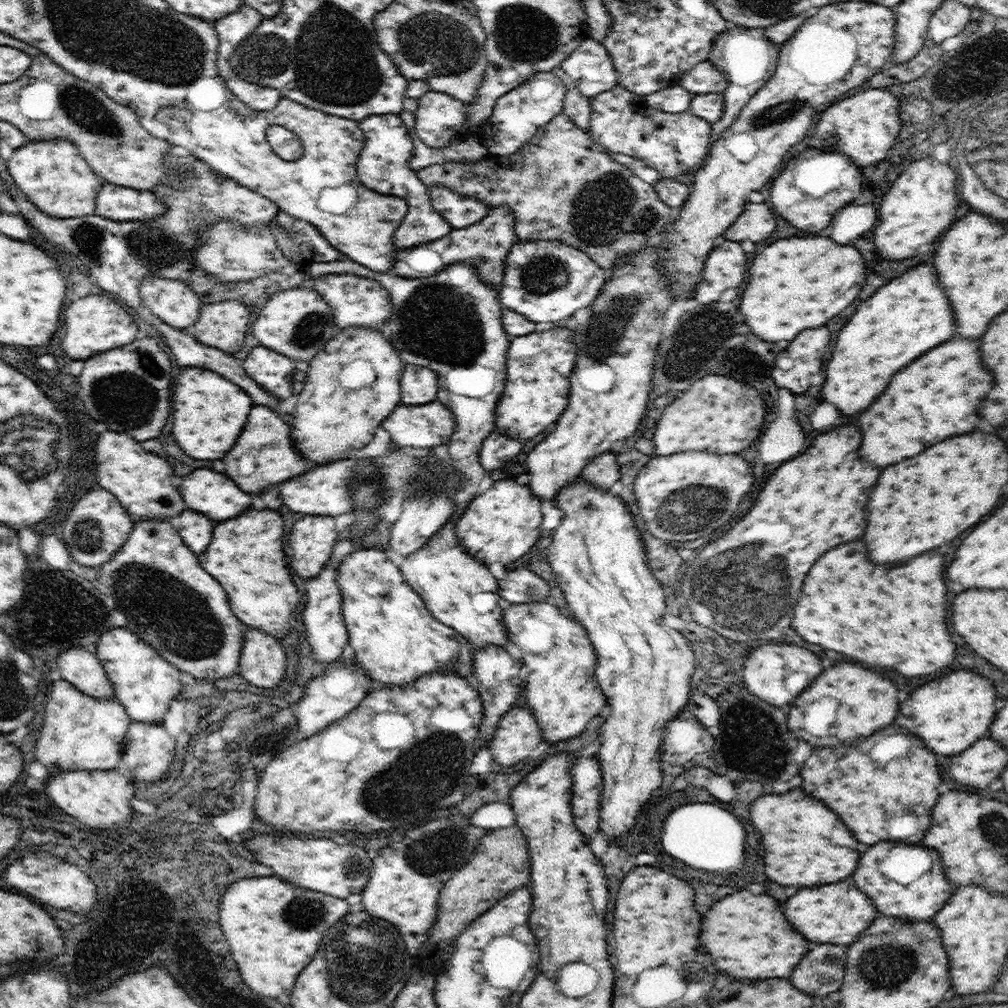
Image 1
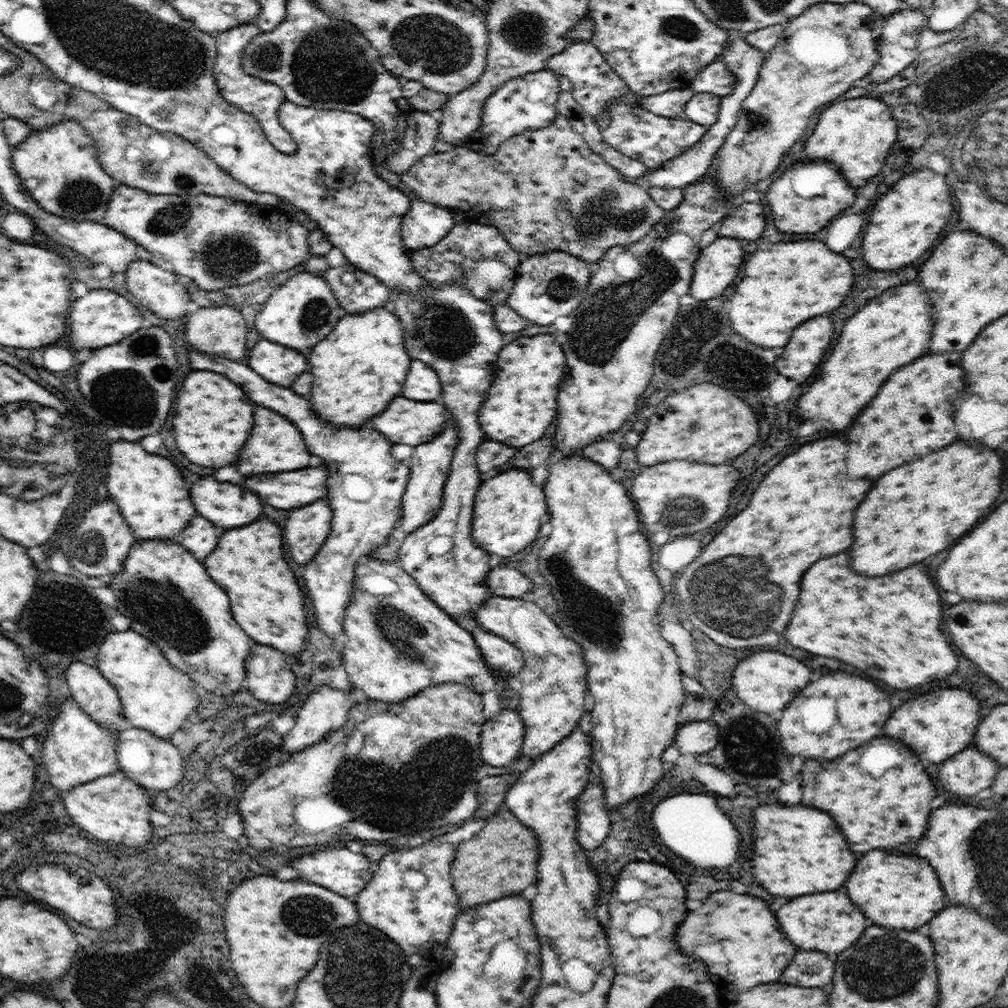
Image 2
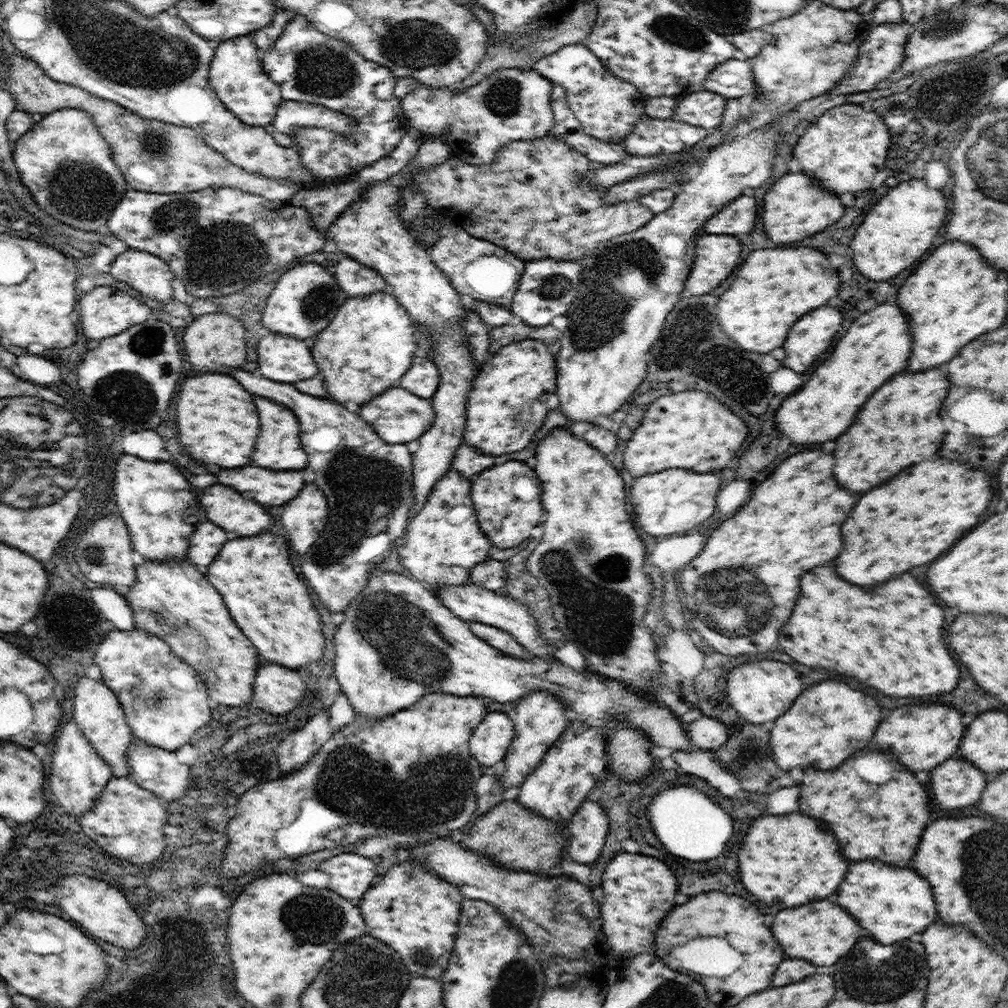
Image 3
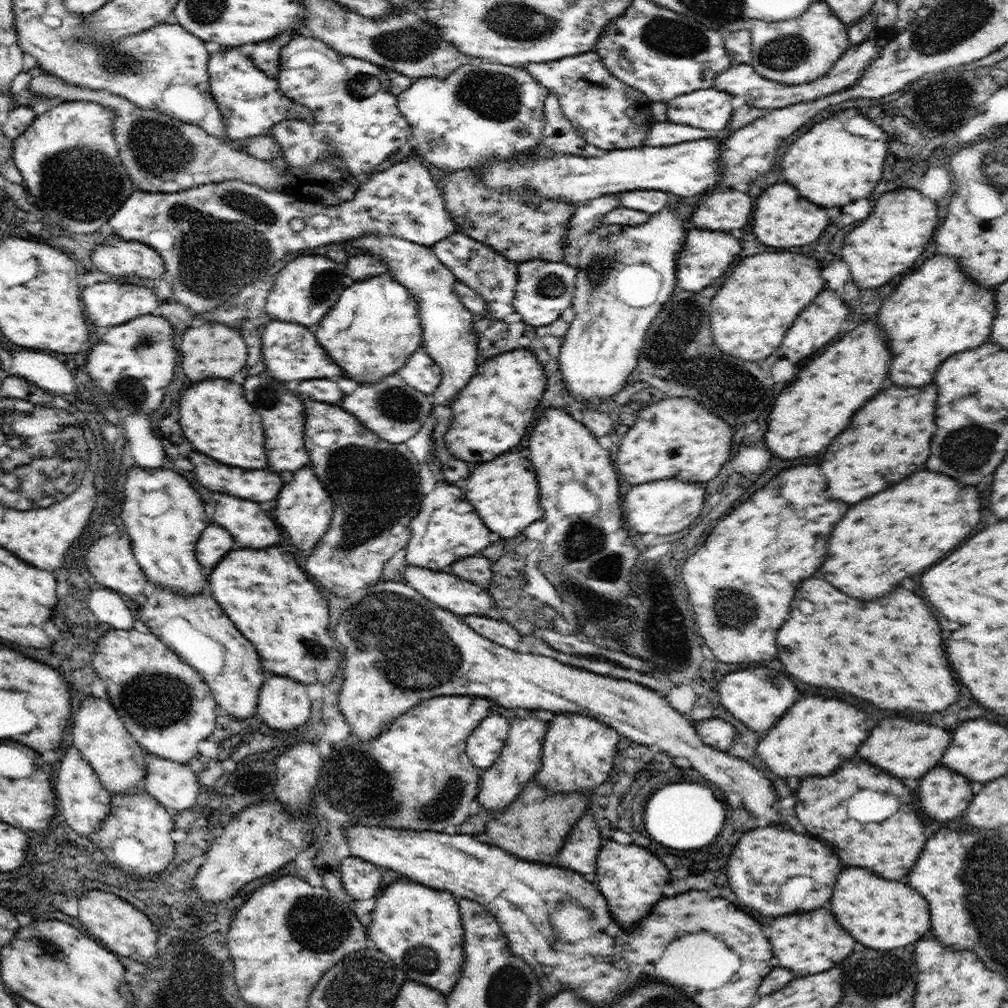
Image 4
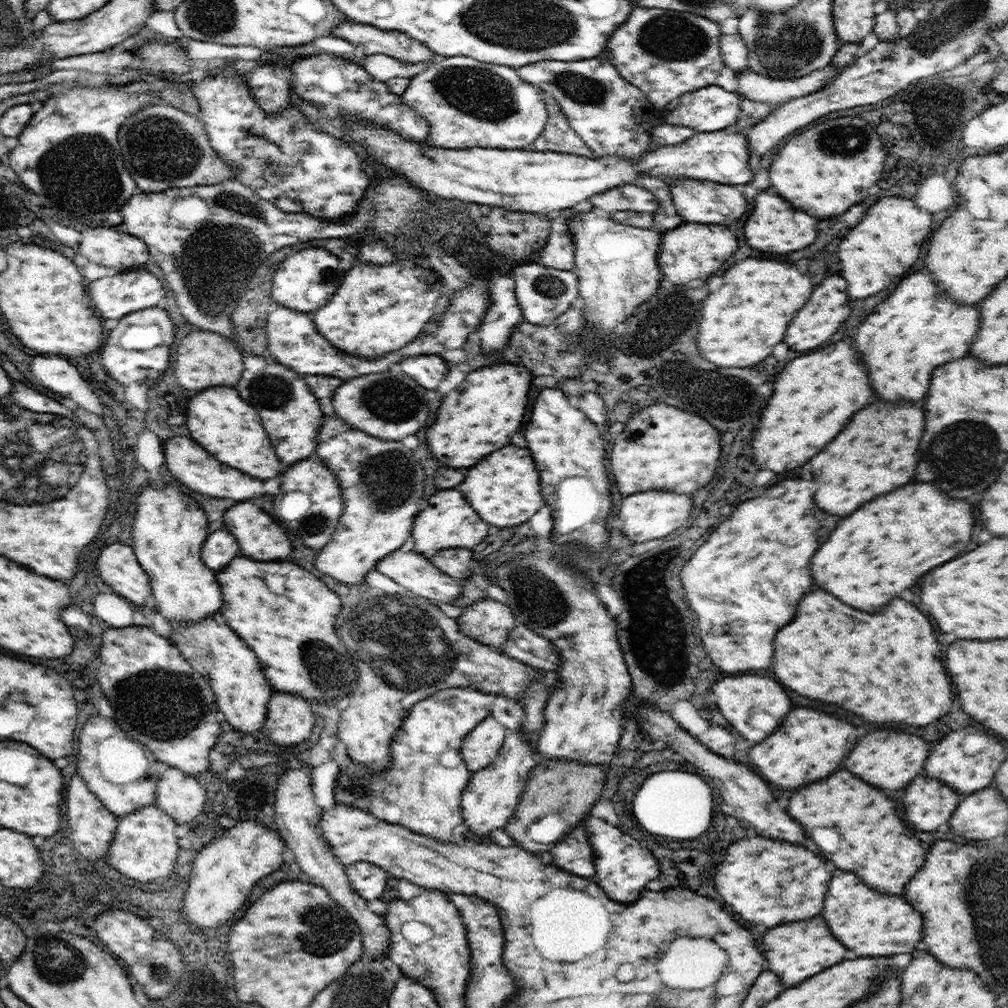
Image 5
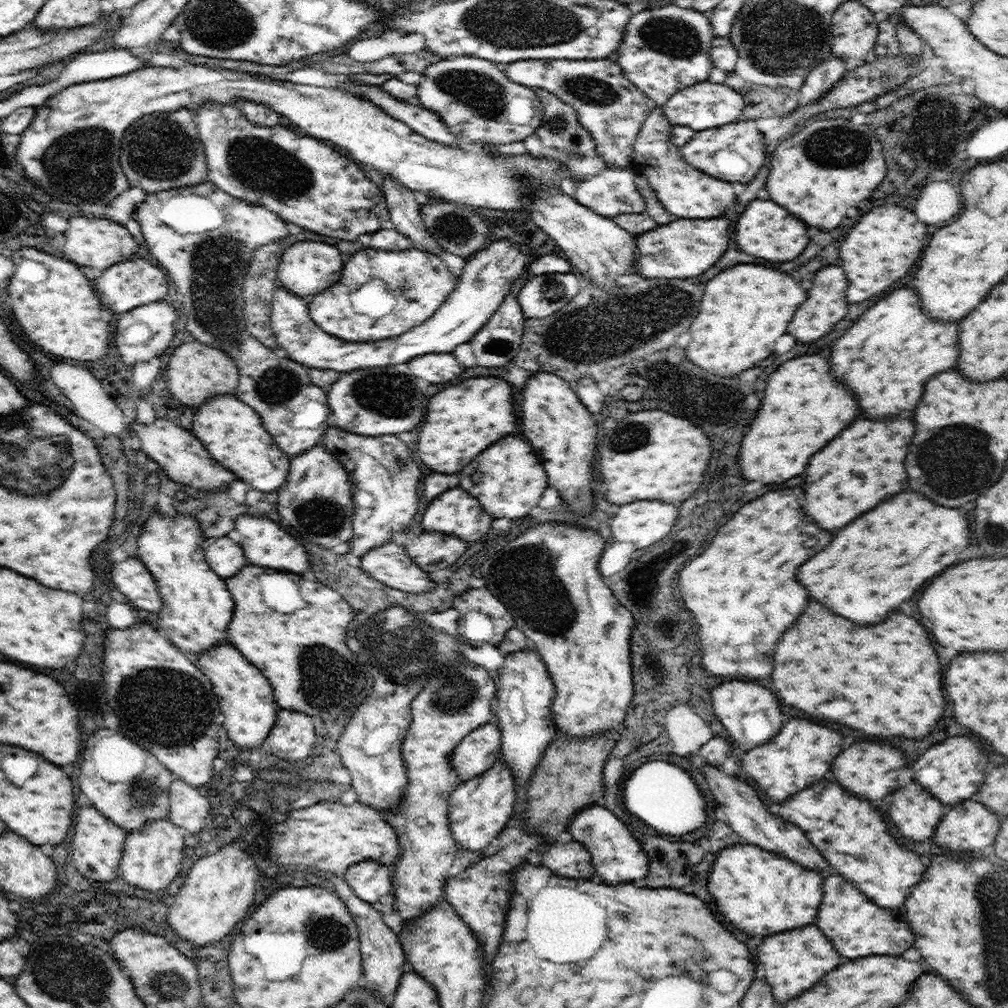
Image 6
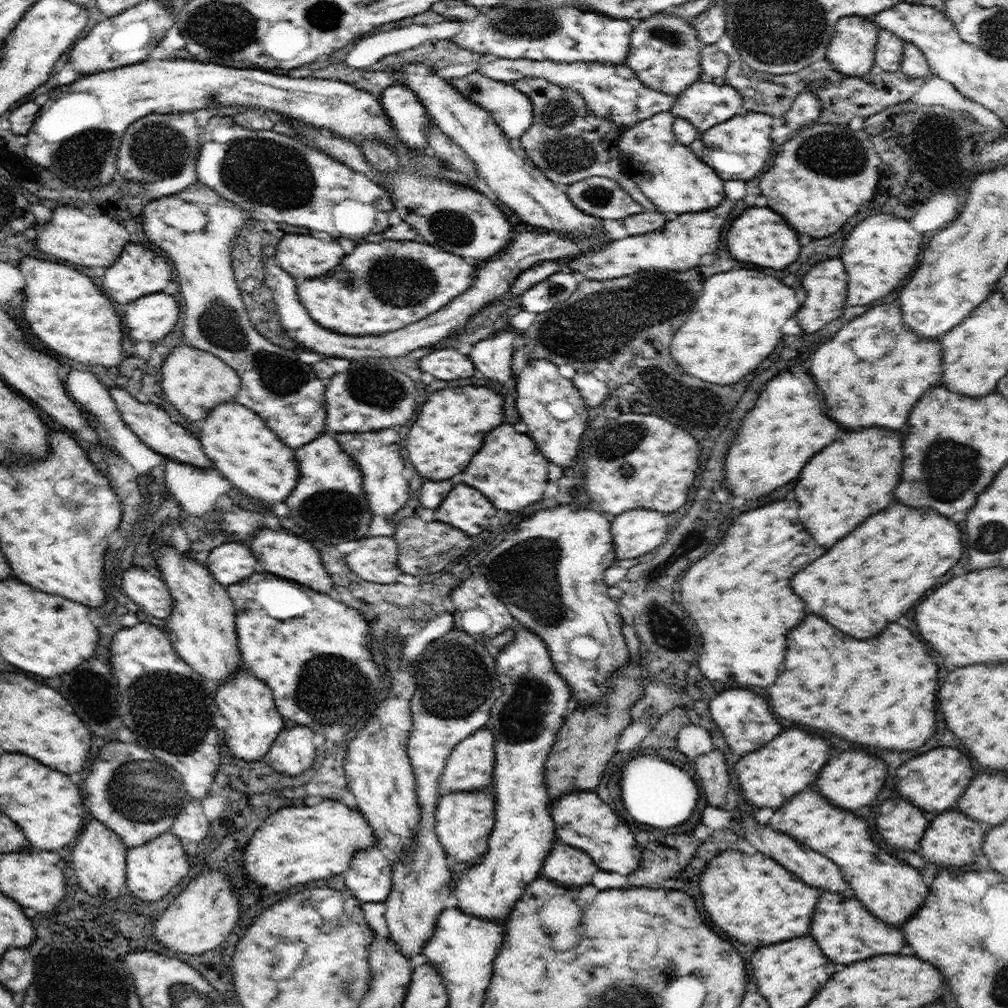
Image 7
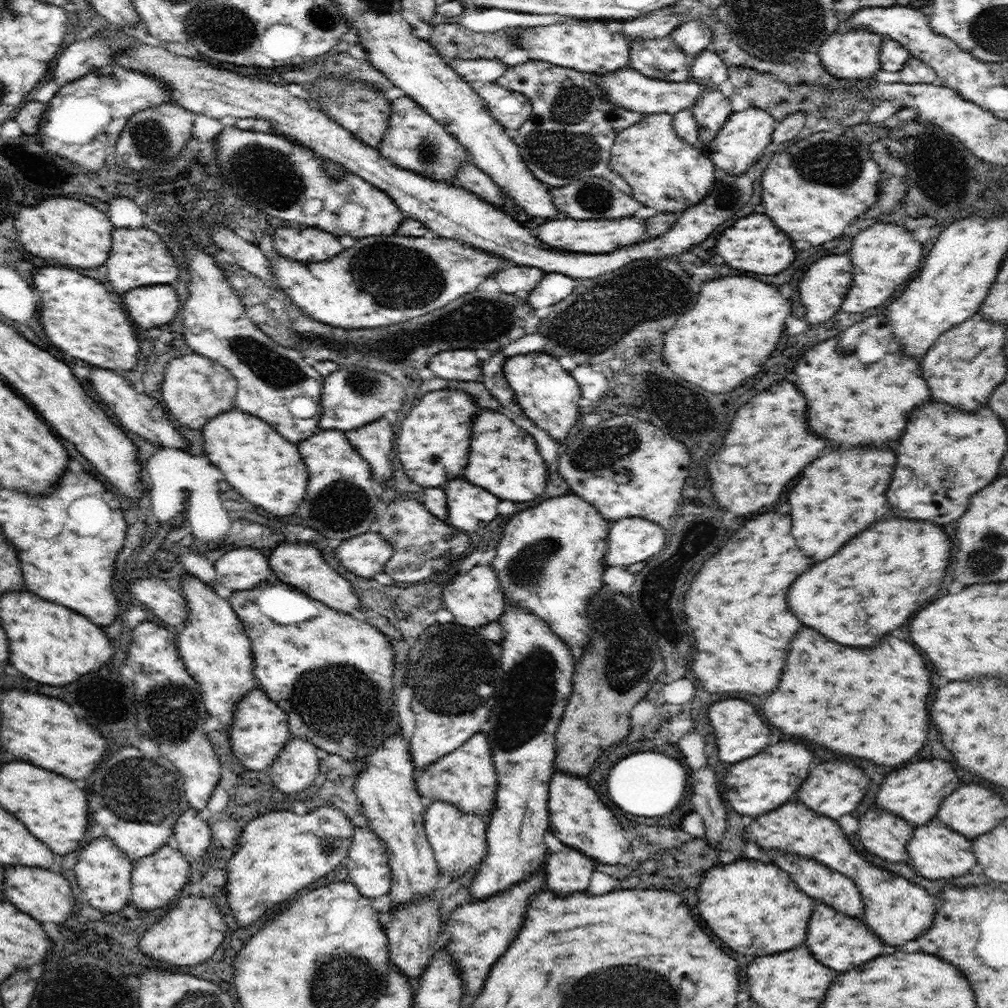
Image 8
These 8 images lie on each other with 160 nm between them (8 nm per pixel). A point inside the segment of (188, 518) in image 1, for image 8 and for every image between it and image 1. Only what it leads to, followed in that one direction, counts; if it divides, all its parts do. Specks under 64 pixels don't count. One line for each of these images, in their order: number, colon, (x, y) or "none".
2: (200, 538)
3: (208, 538)
4: (214, 542)
5: (220, 547)
6: (225, 557)
7: (231, 563)
8: (241, 569)

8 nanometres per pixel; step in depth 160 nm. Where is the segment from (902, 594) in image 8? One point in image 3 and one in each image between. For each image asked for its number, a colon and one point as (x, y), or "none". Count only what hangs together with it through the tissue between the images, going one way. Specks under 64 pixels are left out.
3: (921, 512)
4: (908, 527)
5: (881, 549)
6: (874, 564)
7: (869, 579)

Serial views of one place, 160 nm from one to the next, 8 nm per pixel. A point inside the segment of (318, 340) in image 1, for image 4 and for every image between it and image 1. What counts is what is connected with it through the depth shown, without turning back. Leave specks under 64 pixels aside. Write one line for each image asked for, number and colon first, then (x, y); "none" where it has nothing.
2: (301, 311)
3: (305, 299)
4: (307, 287)

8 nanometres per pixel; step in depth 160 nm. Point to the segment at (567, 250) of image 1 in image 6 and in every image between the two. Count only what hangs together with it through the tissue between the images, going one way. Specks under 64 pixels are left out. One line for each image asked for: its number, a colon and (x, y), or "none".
2: (551, 284)
3: (546, 289)
4: (545, 289)
5: (543, 293)
6: (542, 295)

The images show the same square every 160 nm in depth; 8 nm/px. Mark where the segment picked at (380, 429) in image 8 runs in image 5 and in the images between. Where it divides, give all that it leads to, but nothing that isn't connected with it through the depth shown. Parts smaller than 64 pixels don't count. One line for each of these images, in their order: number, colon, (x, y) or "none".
5: (382, 483)
6: (385, 478)
7: (378, 455)

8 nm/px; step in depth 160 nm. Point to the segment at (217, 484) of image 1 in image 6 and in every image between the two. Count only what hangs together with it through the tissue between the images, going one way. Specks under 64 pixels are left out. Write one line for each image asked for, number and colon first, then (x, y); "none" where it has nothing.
2: (226, 505)
3: (239, 517)
4: (251, 527)
5: (260, 537)
6: (265, 543)

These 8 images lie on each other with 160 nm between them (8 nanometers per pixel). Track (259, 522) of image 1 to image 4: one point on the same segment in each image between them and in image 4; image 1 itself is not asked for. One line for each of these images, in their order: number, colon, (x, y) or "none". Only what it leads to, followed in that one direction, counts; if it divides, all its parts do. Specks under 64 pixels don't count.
2: (249, 563)
3: (267, 599)
4: (271, 601)

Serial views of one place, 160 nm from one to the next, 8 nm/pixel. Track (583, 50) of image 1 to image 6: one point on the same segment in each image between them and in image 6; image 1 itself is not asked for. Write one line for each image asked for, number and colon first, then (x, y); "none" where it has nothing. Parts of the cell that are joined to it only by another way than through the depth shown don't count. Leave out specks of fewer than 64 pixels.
2: (594, 83)
3: (608, 107)
4: (606, 112)
5: (612, 116)
6: (611, 108)

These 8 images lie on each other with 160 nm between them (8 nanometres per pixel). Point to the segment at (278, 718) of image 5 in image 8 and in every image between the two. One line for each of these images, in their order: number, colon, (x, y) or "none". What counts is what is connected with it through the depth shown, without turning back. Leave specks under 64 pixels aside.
6: (292, 737)
7: (293, 751)
8: (294, 769)

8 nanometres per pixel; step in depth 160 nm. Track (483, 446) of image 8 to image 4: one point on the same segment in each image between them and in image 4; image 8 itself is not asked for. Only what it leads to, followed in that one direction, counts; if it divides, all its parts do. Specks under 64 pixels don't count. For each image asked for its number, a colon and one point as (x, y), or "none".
4: (504, 491)
5: (504, 489)
6: (512, 480)
7: (509, 469)

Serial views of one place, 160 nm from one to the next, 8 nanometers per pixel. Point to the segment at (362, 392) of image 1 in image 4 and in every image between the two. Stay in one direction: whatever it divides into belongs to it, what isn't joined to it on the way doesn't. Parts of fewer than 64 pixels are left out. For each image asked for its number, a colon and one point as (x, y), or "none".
2: (357, 369)
3: (368, 346)
4: (374, 326)

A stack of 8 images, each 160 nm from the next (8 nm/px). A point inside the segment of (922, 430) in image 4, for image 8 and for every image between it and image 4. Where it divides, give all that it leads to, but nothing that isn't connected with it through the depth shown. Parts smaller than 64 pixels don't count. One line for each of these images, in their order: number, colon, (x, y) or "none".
5: (877, 452)
6: (857, 471)
7: (855, 476)
8: (840, 494)

